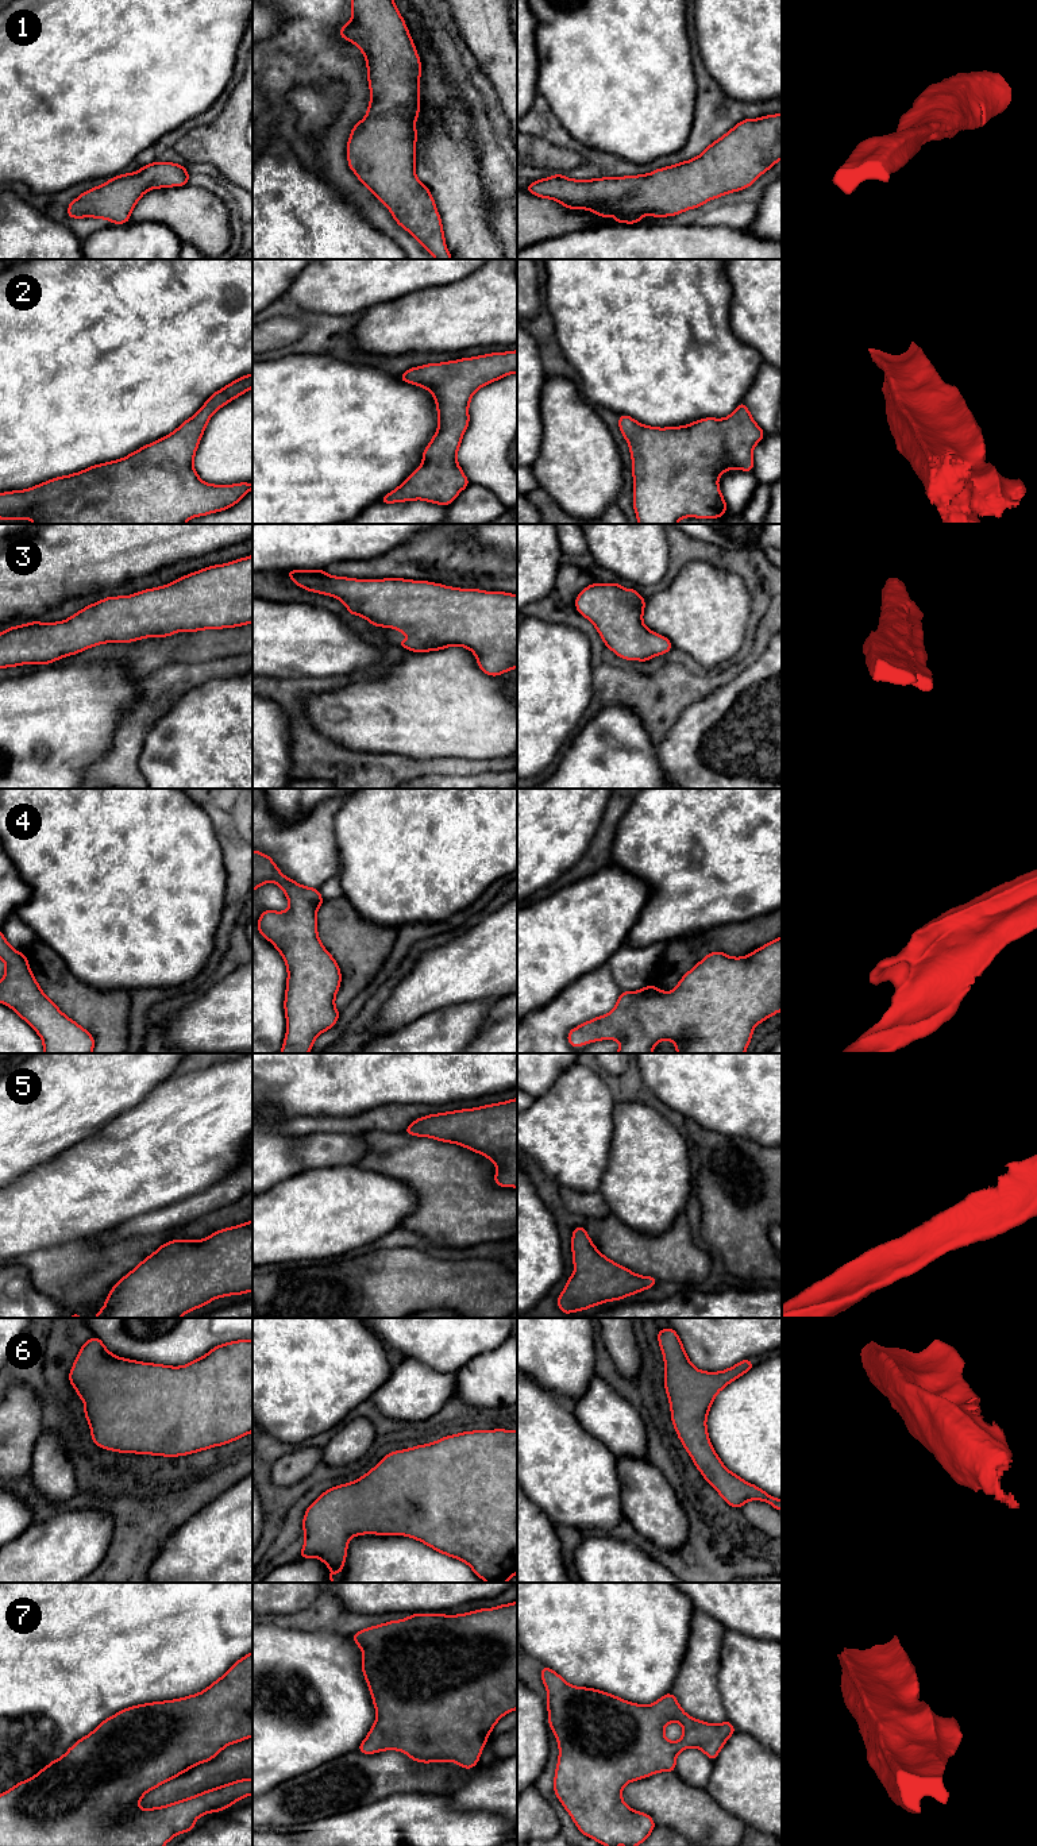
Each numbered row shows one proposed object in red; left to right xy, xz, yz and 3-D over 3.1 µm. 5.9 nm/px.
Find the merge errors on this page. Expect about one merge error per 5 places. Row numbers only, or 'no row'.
no row

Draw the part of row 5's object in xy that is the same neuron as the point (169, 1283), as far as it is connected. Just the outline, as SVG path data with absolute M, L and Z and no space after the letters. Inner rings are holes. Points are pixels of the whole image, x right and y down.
M252 1219L198 1241L173 1240L122 1277L93 1318L180 1318L211 1300L252 1291Z

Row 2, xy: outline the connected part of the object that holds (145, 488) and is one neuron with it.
M252 373L235 379L213 393L170 435L126 458L57 477L26 490L0 493L0 520L30 519L34 524L185 524L192 517L231 508L252 489L252 483L207 483L197 475L193 459L212 415L251 388Z

